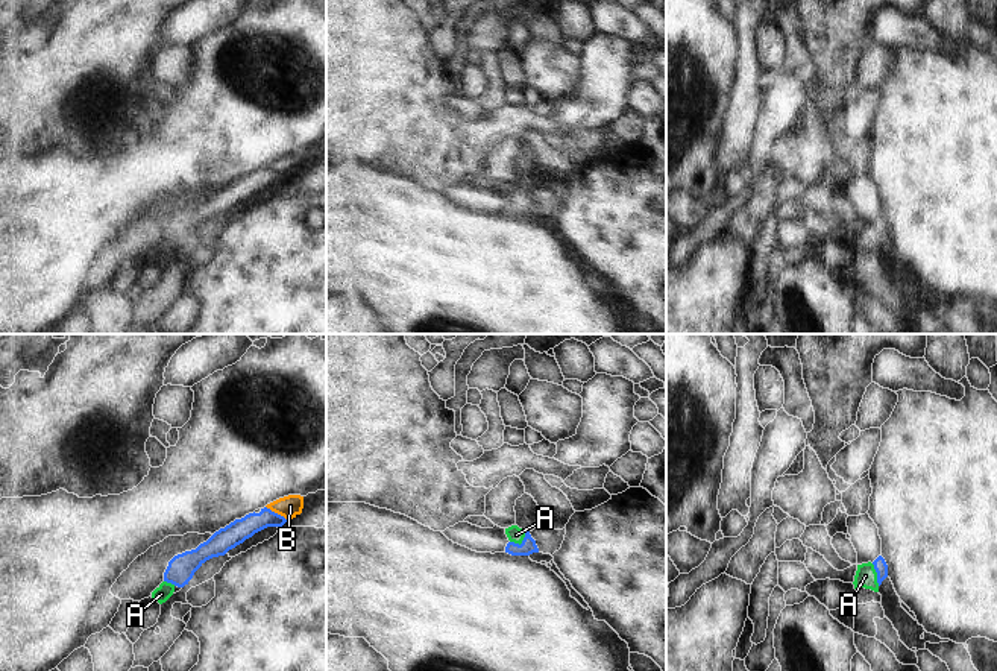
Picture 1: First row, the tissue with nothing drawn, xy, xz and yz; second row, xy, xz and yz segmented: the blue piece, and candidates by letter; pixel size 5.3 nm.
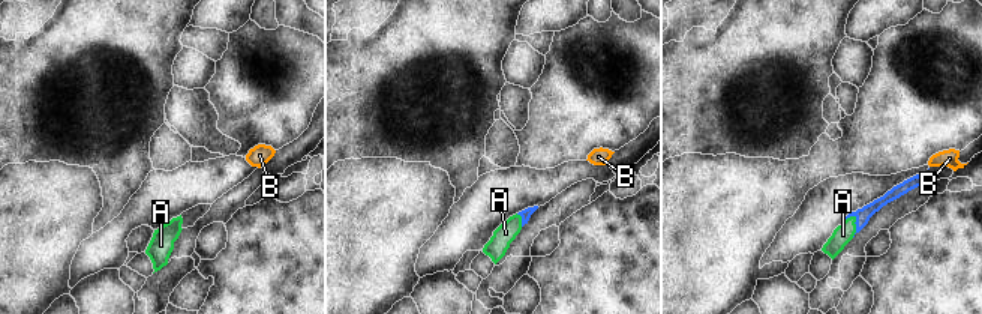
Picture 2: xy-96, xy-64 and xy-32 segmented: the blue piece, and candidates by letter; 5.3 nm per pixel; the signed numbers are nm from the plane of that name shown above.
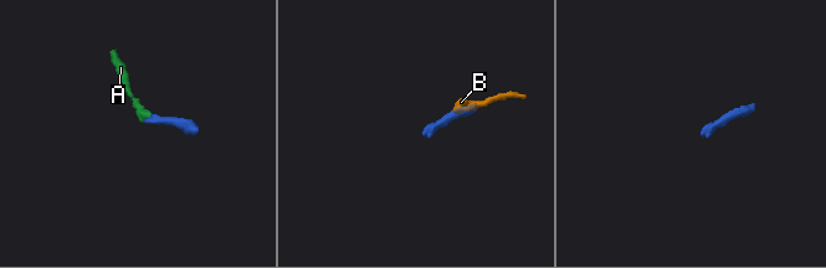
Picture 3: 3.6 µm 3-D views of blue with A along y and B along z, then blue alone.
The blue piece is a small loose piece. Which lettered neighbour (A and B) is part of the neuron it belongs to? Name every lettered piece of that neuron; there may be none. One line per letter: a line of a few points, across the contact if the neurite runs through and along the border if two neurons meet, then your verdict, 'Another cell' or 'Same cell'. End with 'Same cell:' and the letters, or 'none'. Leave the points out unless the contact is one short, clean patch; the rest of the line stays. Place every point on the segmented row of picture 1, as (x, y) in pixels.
A: Line: yz (880, 567), (877, 574), (865, 576). Same cell
B: Line: xy (266, 506), (287, 519). Another cell
Same cell: A

